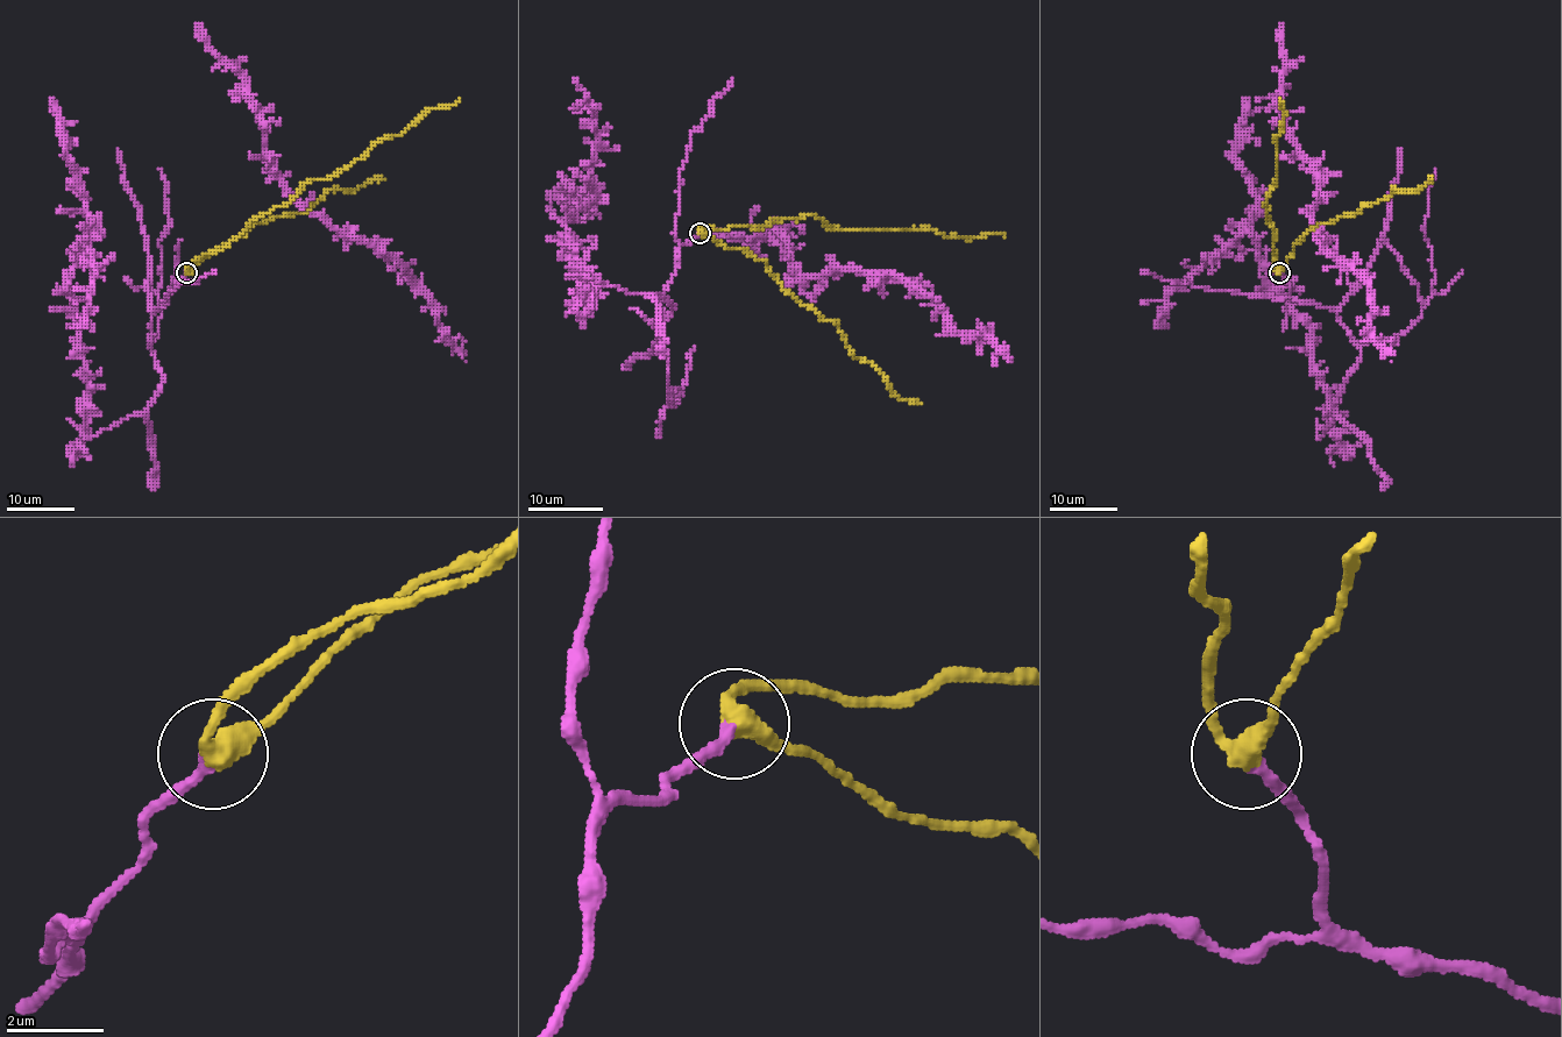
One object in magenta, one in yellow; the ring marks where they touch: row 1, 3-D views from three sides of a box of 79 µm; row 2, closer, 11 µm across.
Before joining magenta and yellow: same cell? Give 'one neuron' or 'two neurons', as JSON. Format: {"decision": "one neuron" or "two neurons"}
{"decision": "one neuron"}

